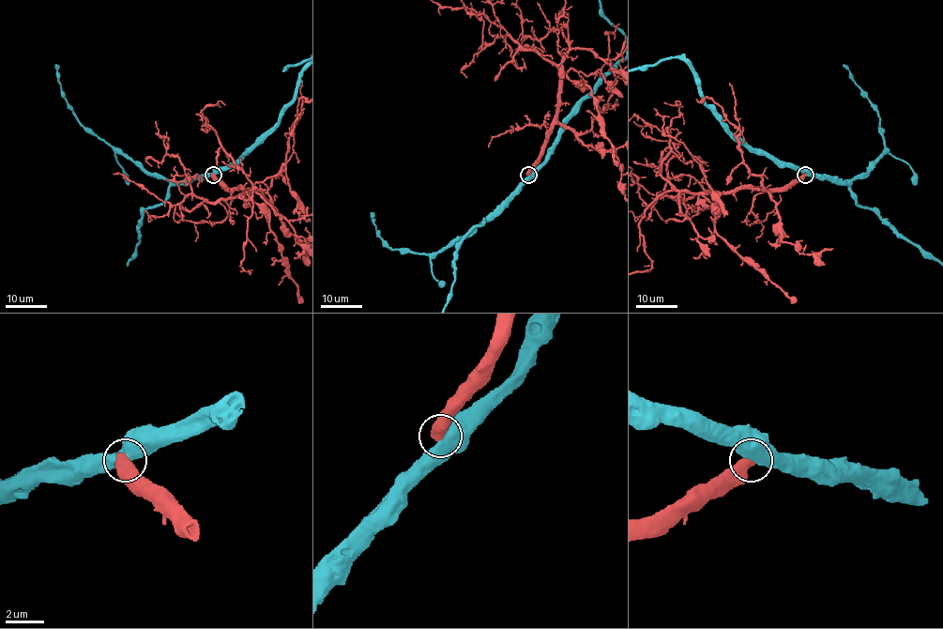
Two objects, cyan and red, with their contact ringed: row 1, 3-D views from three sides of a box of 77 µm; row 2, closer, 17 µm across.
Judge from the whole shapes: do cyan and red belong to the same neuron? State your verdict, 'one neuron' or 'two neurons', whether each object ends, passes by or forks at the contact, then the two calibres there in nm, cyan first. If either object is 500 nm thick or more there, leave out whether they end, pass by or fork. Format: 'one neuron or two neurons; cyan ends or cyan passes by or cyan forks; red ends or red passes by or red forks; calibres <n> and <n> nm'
two neurons; calibres 550 and 650 nm

